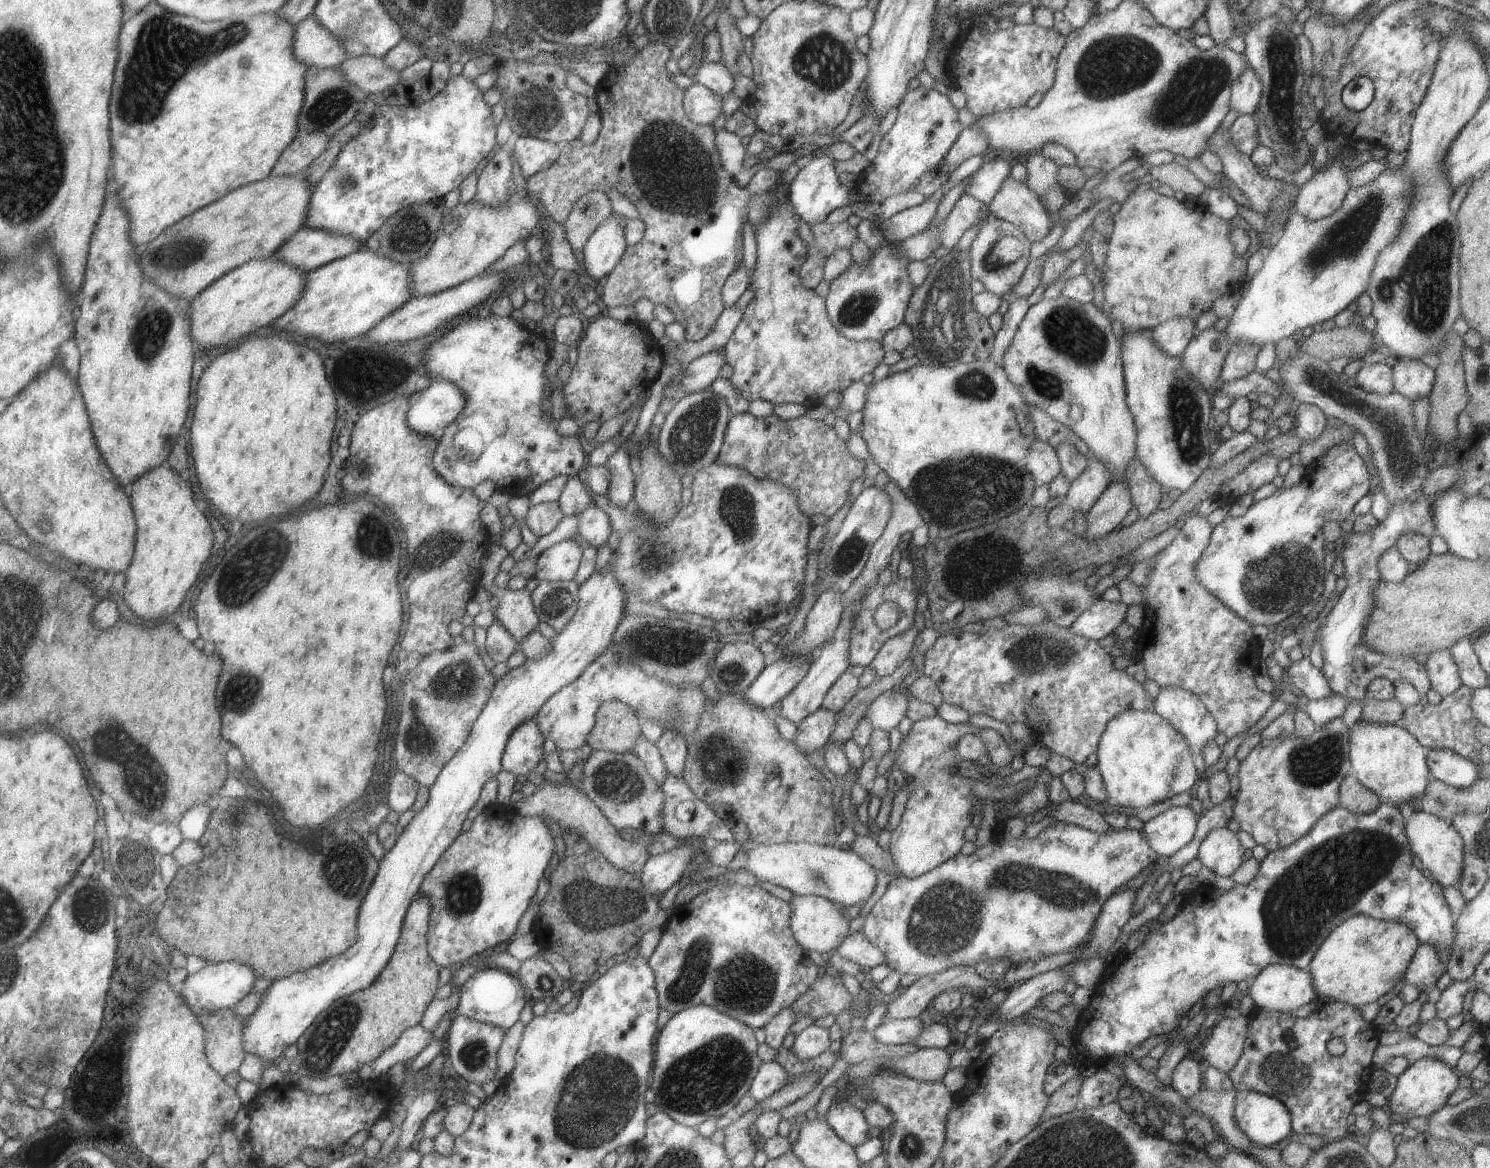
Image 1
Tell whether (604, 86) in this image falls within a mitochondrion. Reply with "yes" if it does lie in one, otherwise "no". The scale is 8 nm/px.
no

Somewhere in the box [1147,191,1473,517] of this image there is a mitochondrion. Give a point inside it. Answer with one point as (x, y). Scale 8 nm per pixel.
(1424, 280)

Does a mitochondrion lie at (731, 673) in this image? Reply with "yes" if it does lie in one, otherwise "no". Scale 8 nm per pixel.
yes

